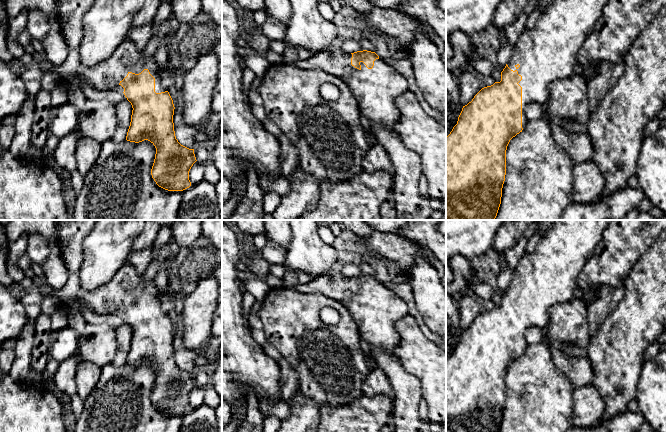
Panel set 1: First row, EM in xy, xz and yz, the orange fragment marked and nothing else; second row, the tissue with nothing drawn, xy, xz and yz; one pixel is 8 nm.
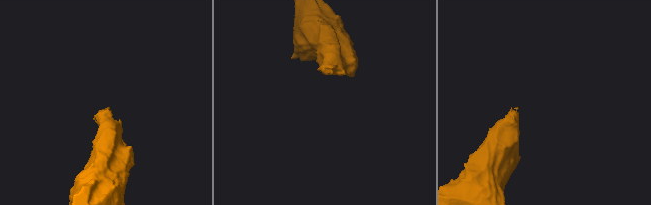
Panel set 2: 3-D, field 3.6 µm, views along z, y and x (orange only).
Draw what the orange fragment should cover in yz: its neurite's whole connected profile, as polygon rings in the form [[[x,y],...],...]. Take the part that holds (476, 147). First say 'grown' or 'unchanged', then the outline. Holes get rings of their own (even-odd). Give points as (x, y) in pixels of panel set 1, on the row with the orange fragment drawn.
grown | [[[553,0],[532,29],[524,29],[512,55],[501,72],[501,81],[482,88],[463,106],[457,124],[446,137],[446,220],[495,220],[506,175],[506,150],[510,140],[525,128],[526,106],[531,102],[543,105],[550,86],[572,76],[579,50],[594,31],[609,0]]]

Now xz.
grown | [[[329,49],[306,60],[290,60],[282,56],[282,63],[294,64],[302,69],[319,69],[341,78],[356,99],[361,114],[371,123],[395,128],[400,120],[400,111],[395,105],[395,98],[408,91],[405,77],[393,66],[383,61],[375,52],[363,50],[346,53],[340,49]]]

